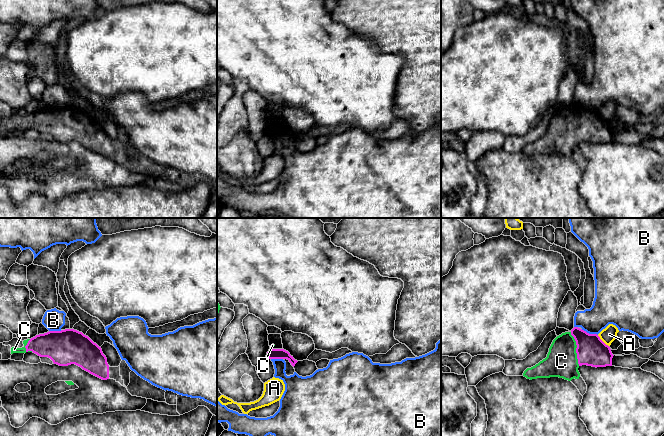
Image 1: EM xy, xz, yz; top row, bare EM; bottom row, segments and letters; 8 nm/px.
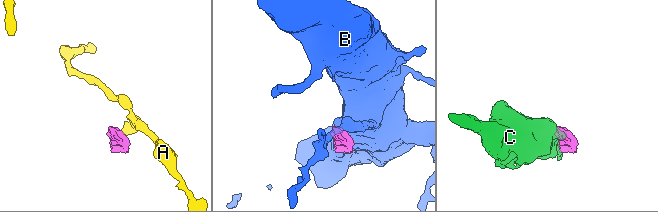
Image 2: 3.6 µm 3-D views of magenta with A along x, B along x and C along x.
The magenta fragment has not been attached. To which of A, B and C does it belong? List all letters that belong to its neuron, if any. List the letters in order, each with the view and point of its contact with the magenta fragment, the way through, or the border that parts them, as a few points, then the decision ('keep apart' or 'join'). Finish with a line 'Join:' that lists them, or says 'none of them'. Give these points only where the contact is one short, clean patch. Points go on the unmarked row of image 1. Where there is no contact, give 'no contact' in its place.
A: yz (602, 117) | along yz (597, 111), (608, 122) | keep apart
B: yz (588, 109) | along yz (581, 105), (597, 111) | keep apart
C: yz (576, 125) | join
Join: C

